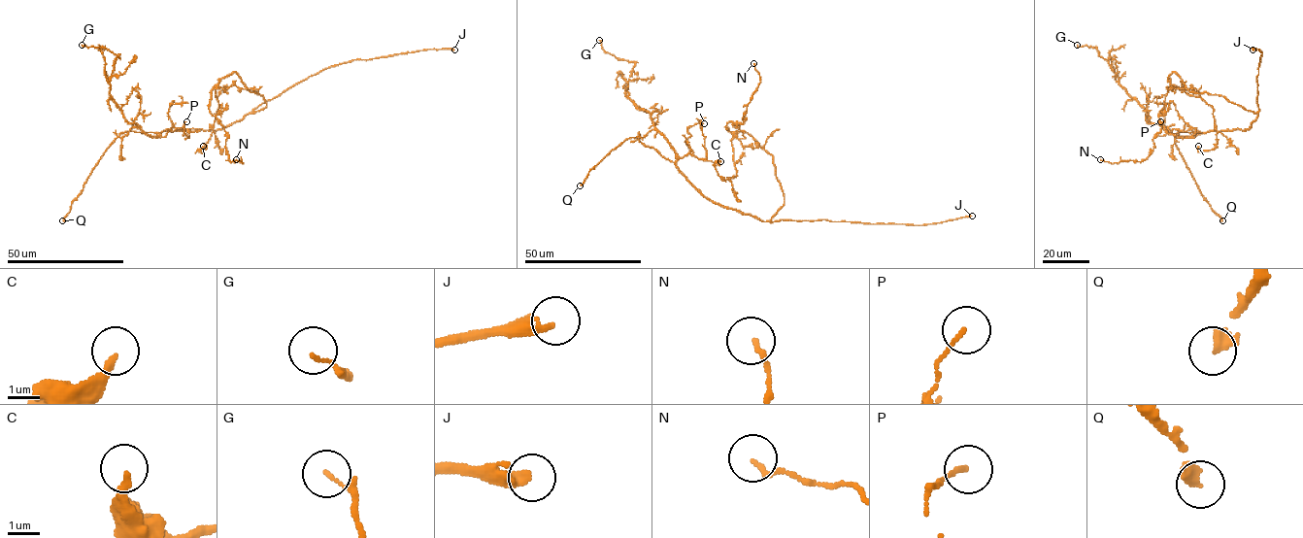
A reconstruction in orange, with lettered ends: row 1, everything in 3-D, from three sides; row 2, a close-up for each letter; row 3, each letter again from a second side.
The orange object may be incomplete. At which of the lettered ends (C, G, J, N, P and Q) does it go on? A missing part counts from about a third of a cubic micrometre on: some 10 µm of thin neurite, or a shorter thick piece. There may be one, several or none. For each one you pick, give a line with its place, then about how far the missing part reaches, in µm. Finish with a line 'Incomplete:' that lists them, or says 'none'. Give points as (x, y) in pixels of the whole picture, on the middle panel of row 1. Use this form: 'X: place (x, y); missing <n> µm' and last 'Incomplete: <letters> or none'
J: place (972, 216); missing 45 µm
Q: place (580, 185); missing 15 µm
Incomplete: J, Q

